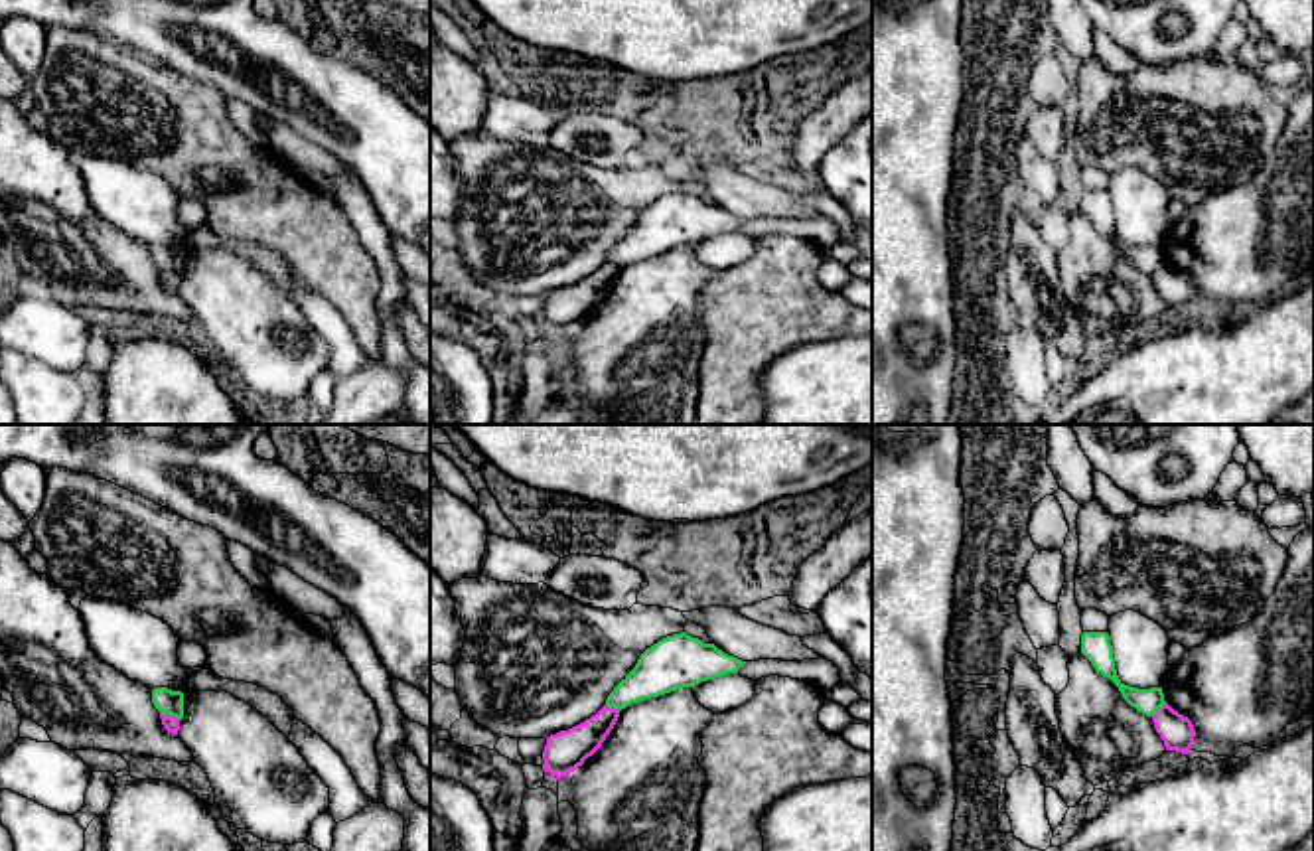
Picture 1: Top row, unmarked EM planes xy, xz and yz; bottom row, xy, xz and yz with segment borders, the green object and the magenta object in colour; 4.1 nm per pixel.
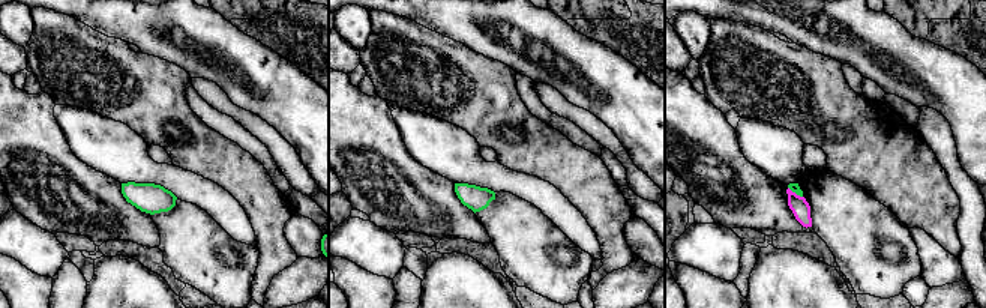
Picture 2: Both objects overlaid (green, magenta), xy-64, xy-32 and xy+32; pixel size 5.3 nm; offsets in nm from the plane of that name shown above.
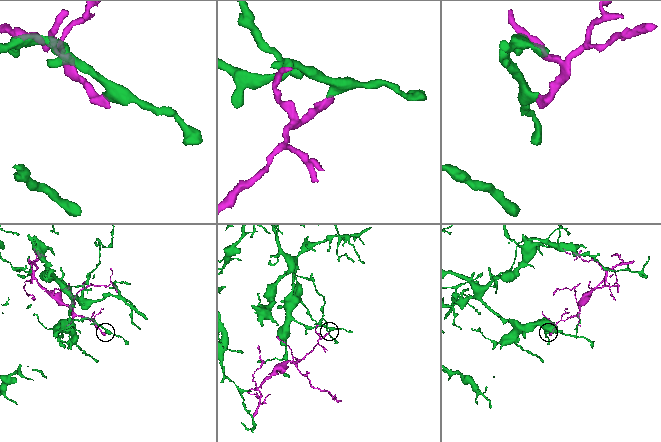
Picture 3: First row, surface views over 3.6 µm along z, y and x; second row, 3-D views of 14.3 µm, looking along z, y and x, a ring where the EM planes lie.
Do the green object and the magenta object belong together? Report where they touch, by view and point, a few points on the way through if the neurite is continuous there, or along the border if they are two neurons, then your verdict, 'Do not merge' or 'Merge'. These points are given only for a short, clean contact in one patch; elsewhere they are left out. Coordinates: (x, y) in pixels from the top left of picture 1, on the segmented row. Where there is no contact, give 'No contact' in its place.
Touches green at xy (170, 713). Boundary: xy (160, 711), (180, 719). Do not merge

